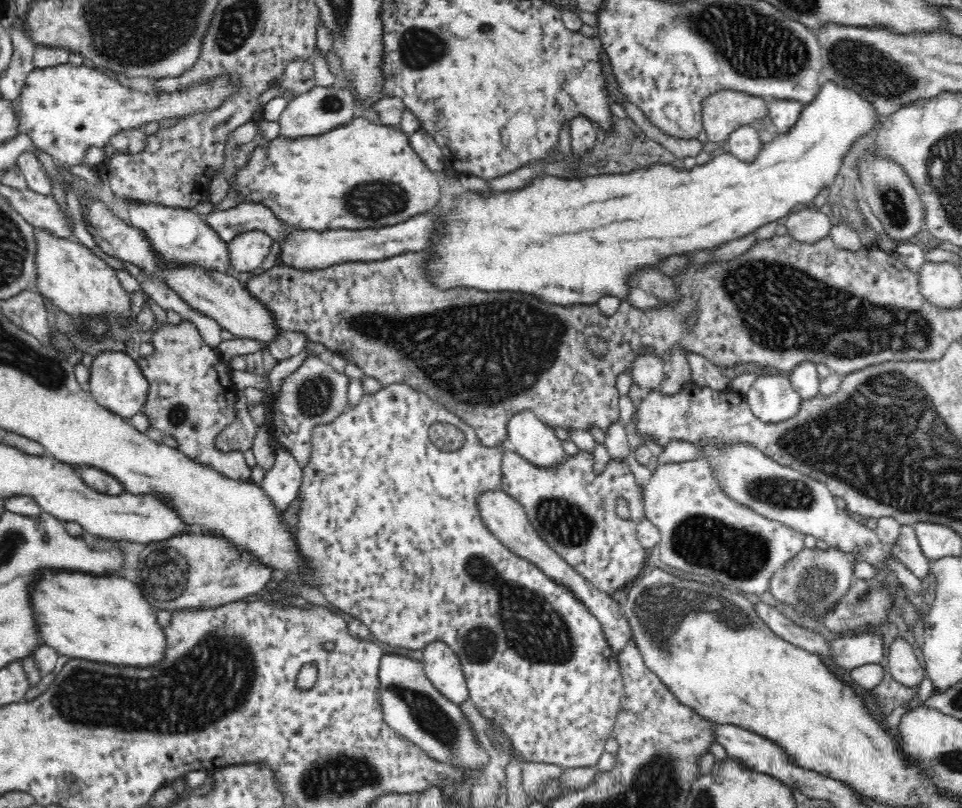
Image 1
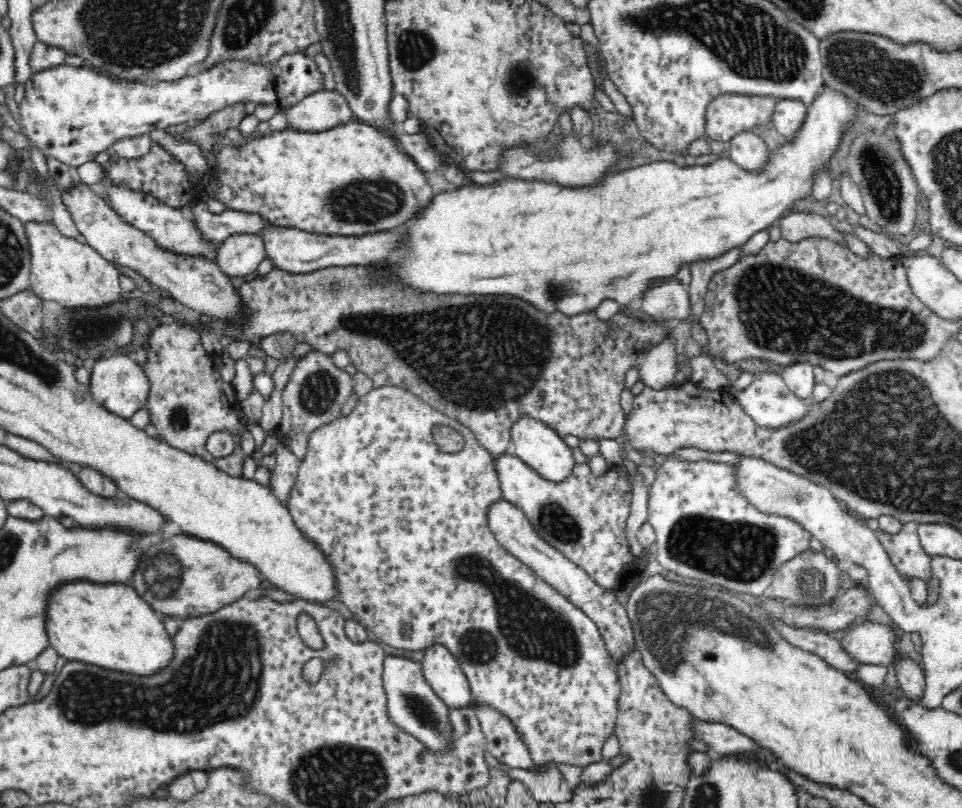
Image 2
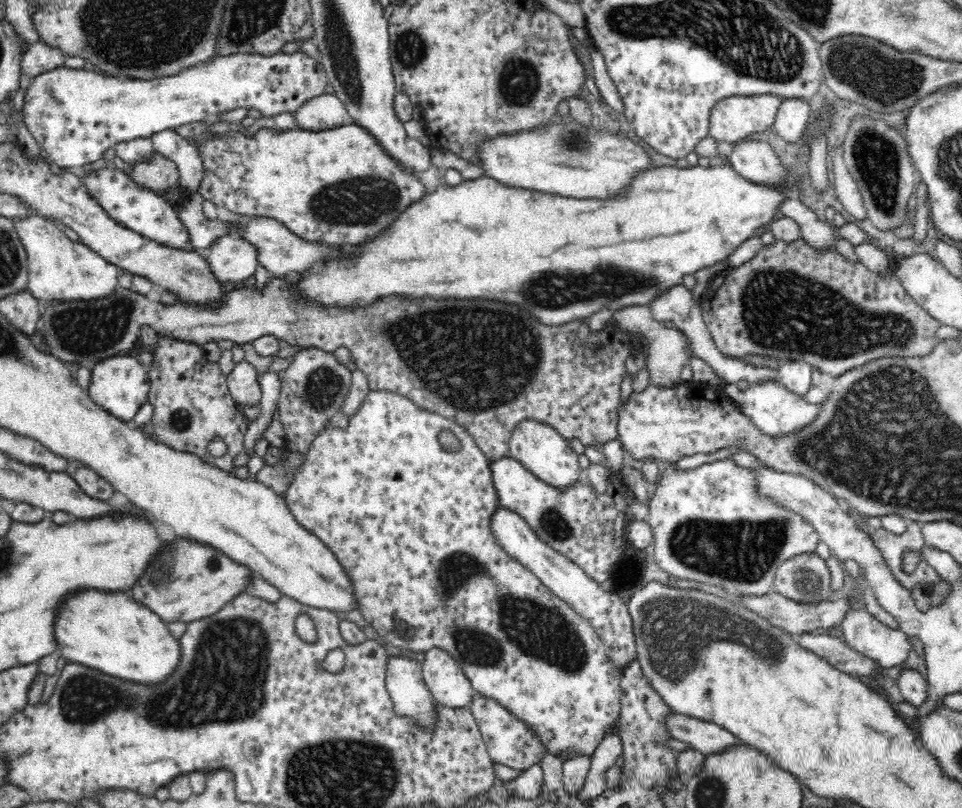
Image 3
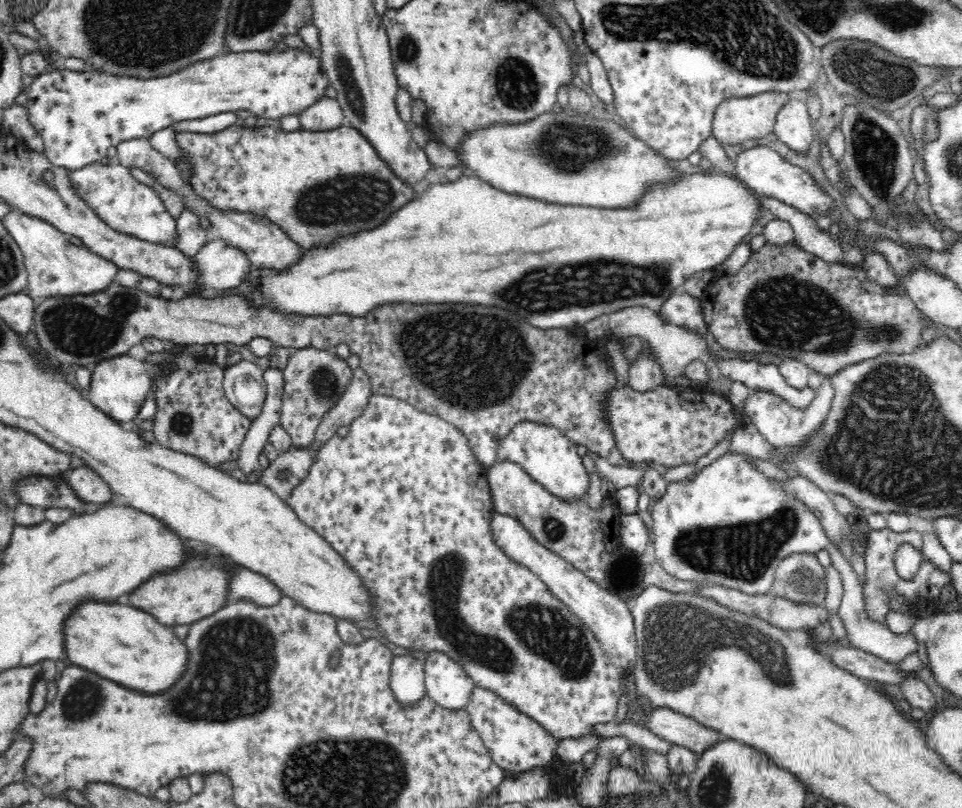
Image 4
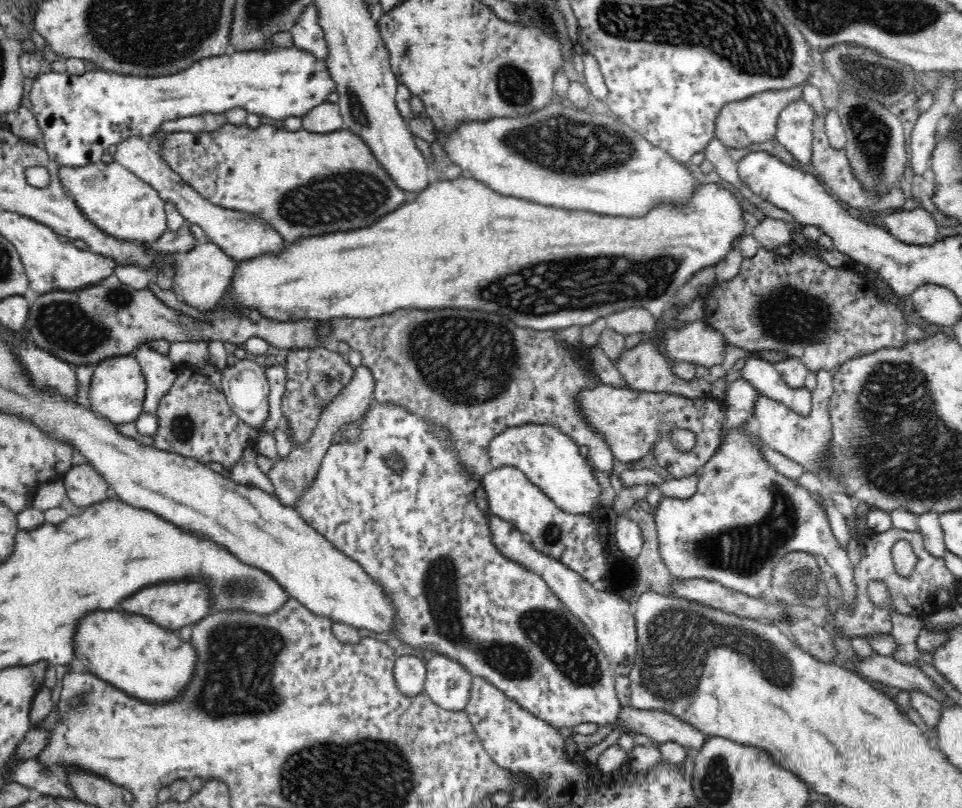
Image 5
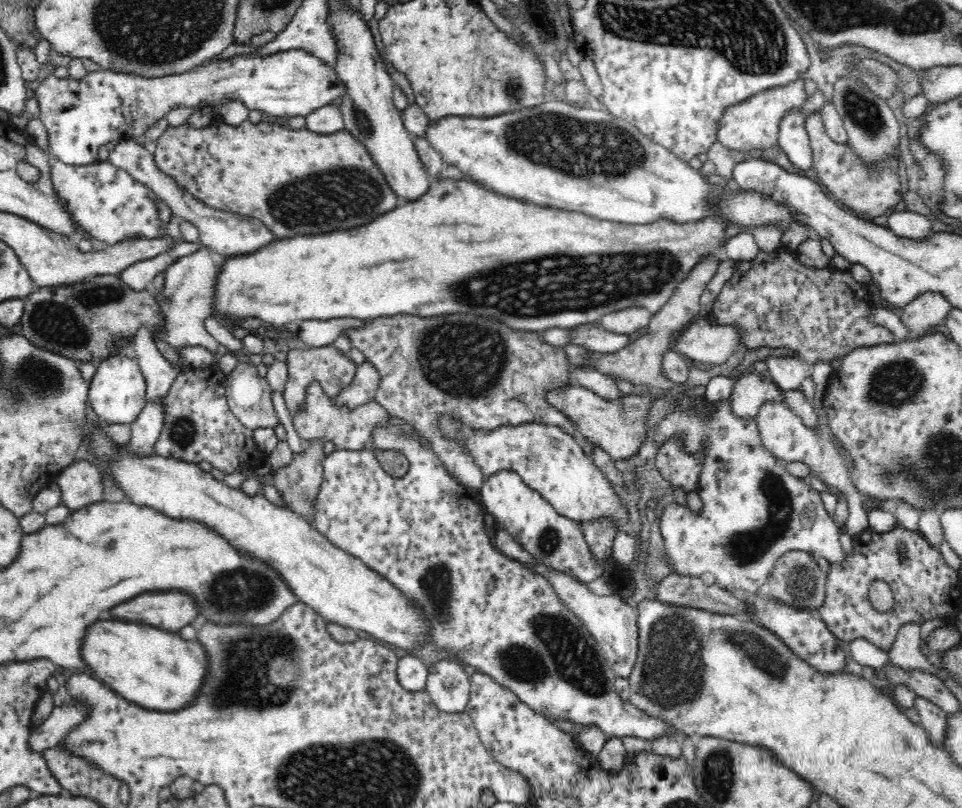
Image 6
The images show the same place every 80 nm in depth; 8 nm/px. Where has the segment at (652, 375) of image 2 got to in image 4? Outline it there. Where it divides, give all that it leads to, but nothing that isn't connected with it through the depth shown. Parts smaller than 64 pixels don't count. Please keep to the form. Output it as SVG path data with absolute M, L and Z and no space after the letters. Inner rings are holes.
M639 306L621 308L616 312L608 313L609 328L618 337L638 337L649 349L651 358L658 363L663 374L665 386L675 386L675 380L684 375L684 370L690 362L700 358L705 359L705 340L680 326L664 322L652 309Z

